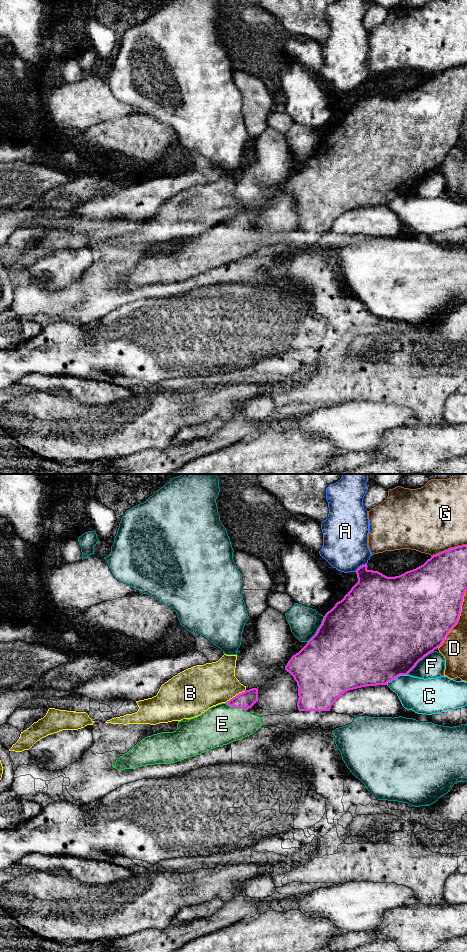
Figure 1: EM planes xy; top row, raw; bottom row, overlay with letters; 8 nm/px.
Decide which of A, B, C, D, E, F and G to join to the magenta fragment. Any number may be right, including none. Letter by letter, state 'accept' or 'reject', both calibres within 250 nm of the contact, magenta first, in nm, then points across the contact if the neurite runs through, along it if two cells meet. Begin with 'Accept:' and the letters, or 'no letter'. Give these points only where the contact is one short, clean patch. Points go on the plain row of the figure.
Accept: E
A: reject; 340 nm thick on the magenta side, 360 nm on the other
B: reject; 140 nm thick on the magenta side, 340 nm on the other
C: reject; 500 nm thick on the magenta side, 280 nm on the other
D: reject; 500 nm thick on the magenta side, 200 nm on the other
E: accept; 140 nm thick on the magenta side, 320 nm on the other; runs through xy (245, 220), (235, 227), (233, 233), (222, 244)
F: reject; 500 nm thick on the magenta side, 190 nm on the other
G: reject; 400 nm thick on the magenta side, 500 nm on the other

